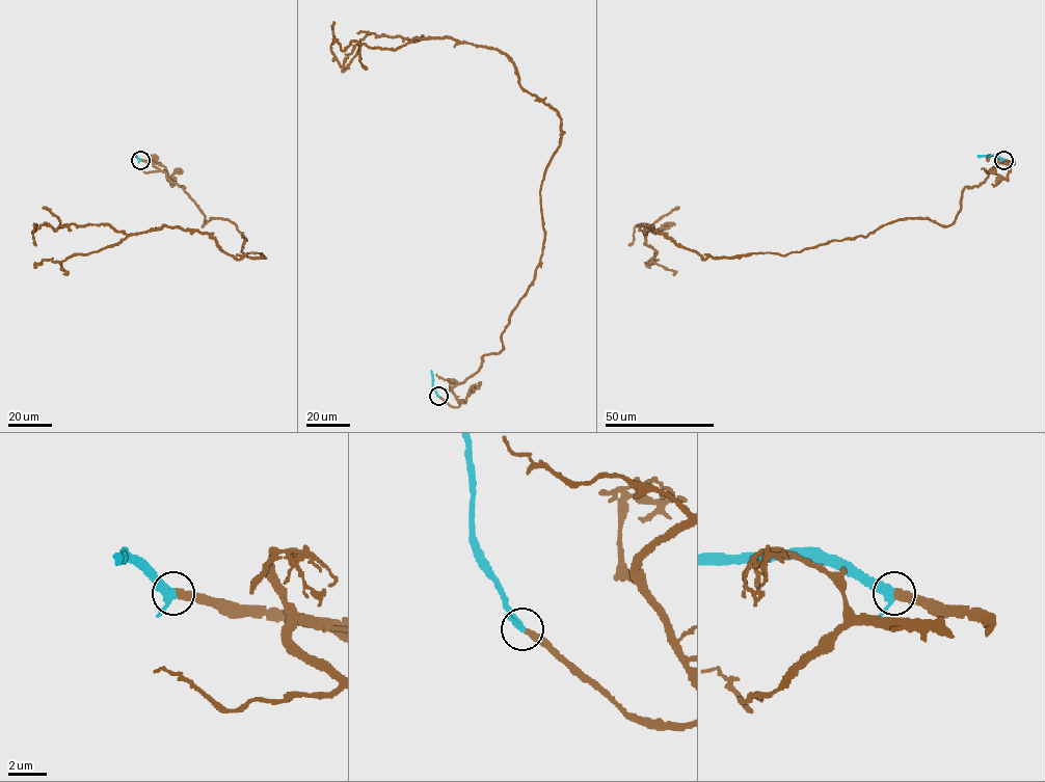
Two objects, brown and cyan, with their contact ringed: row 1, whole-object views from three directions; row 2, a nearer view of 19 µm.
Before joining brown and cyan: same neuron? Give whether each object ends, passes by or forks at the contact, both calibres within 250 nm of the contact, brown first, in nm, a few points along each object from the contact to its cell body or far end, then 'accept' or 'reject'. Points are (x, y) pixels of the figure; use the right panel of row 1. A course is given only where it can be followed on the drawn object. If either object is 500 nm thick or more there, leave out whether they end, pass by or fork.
brown ends | cyan passes by | 360/340 nm | brown via (1003, 159), (947, 225), (900, 219), (704, 260), (640, 223), (674, 224), (639, 224), (628, 245) | cyan via (1003, 159), (994, 156), (977, 156) | accept

